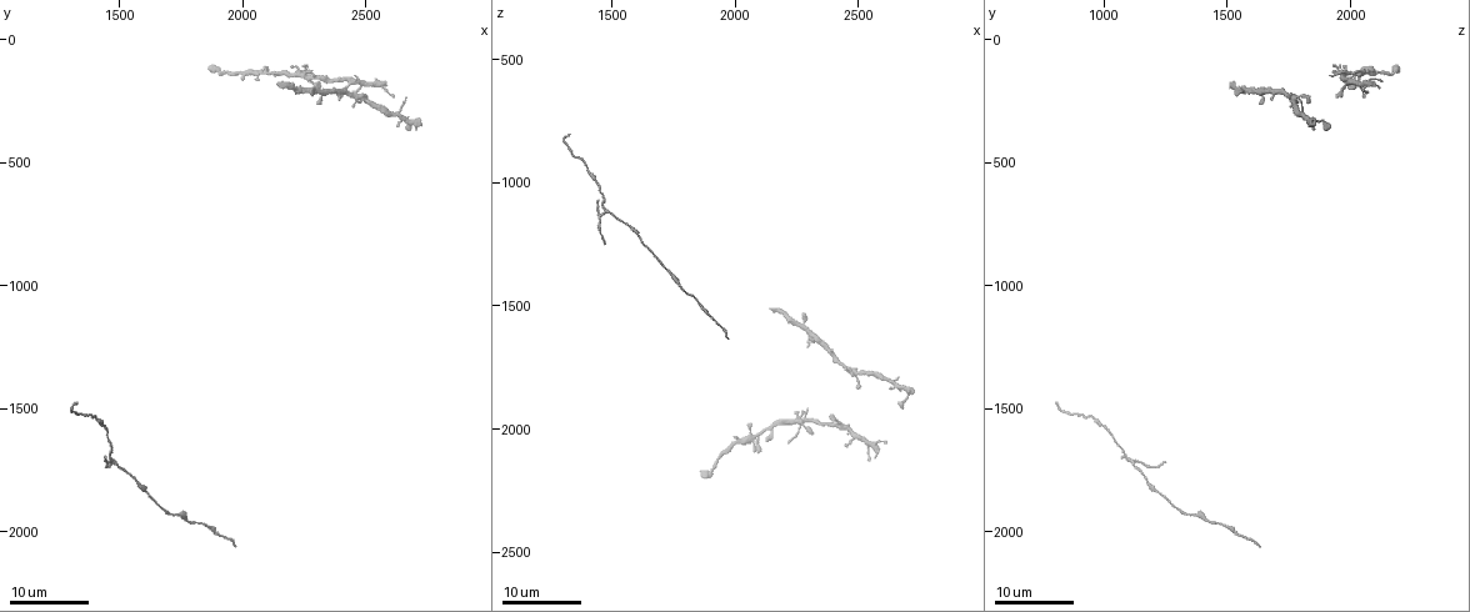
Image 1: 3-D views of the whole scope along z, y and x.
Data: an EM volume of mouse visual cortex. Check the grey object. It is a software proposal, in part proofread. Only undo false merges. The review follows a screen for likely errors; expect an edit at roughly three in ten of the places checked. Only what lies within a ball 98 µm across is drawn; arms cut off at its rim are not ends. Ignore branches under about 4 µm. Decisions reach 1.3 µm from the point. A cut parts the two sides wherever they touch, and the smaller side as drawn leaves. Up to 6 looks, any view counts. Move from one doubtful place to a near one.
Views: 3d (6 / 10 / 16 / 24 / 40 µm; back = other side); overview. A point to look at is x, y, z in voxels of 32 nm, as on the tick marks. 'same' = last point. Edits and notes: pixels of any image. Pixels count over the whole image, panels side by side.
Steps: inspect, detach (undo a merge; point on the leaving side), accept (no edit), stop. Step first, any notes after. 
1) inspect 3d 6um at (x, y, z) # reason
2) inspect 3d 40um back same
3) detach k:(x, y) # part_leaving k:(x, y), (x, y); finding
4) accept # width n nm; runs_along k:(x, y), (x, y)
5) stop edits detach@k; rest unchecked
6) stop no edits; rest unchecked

inspect 3d 16um at (1480, 1720, 1120) # four or more arms meet

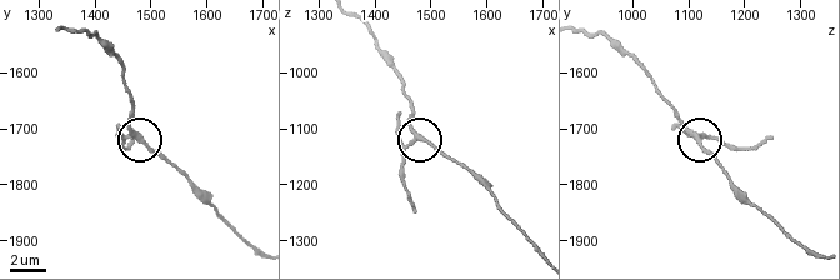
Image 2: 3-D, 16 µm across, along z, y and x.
inspect 3d 6um at (1475, 1715, 1120)

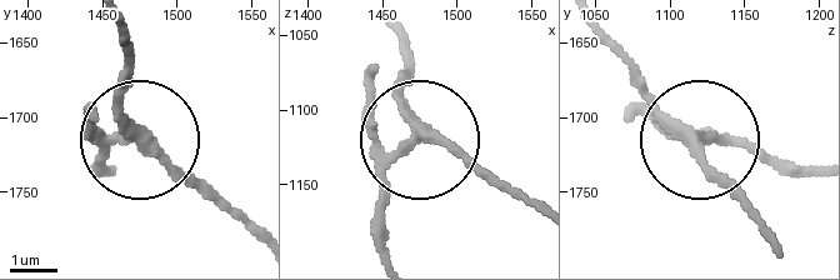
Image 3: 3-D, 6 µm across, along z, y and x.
detach 3:(103, 156) # width 230 nm; part_leaving 3:(405, 149), (385, 181), (385, 253); two cells meet here

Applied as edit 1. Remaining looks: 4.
inspect overview

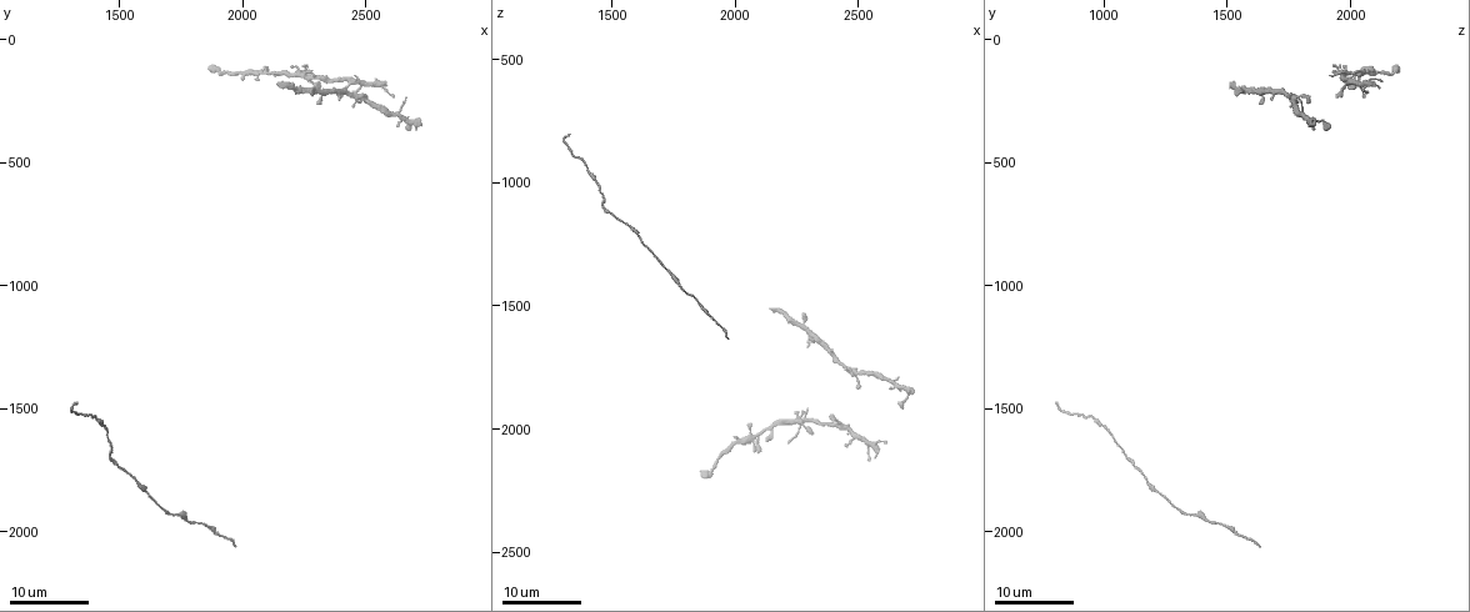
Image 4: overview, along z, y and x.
inspect 3d 24um at (1770, 1960, 1420) # sudden change in width

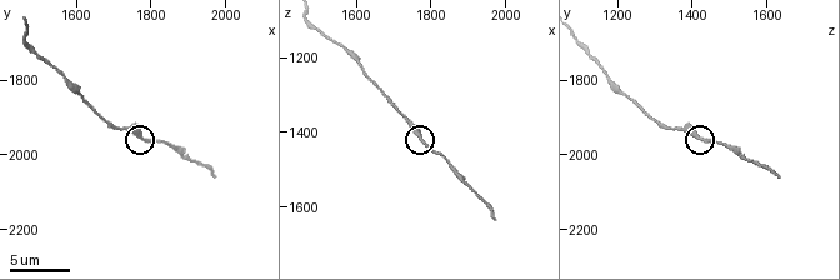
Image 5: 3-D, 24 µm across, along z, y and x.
inspect 3d 10um at (1780, 1950, 1420)

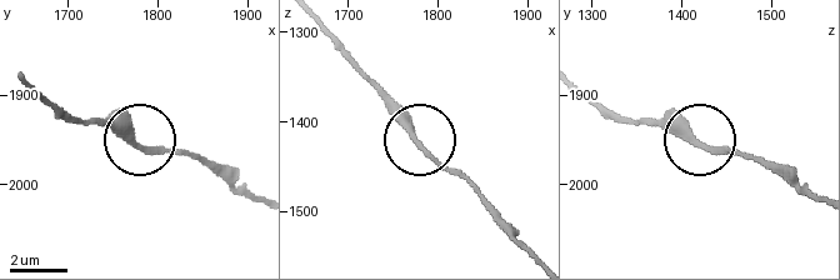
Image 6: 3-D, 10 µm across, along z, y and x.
accept # runs_along 6:(585, 91), (620, 115), (671, 120), (706, 146), (754, 155); one cell here

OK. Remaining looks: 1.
stop edits detach@3; rest unchecked

